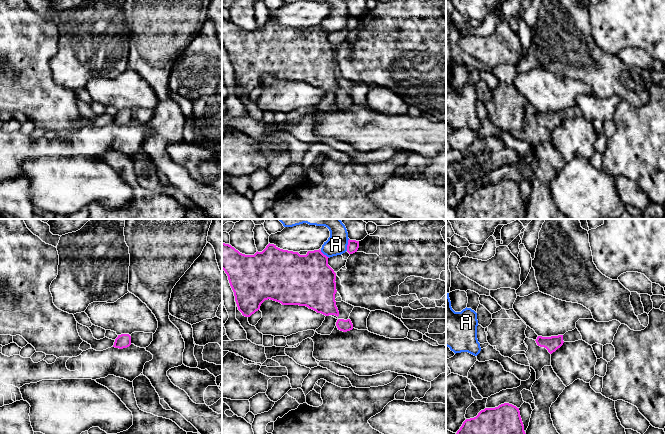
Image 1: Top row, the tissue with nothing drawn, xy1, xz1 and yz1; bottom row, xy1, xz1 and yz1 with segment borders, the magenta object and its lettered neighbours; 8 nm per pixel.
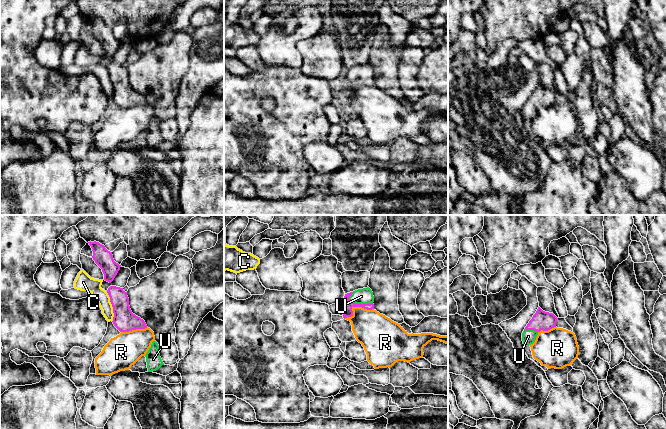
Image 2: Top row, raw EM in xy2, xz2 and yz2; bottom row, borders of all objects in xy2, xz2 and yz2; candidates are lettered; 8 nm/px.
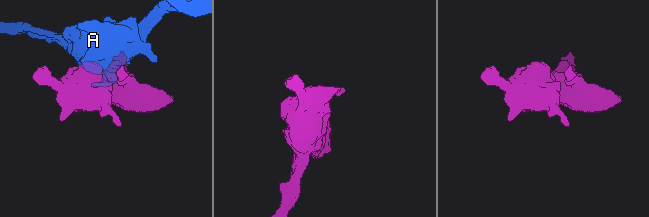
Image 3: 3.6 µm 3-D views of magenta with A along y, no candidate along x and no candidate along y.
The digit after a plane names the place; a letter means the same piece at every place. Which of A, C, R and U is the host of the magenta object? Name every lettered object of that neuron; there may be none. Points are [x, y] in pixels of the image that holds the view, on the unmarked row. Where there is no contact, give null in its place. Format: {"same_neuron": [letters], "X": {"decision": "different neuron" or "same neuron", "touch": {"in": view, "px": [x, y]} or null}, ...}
{"same_neuron": ["U"], "A": {"decision": "different neuron", "touch": {"in": "xz1", "px": [347, 21]}}, "C": {"decision": "different neuron", "touch": {"in": "xy2", "px": [112, 82]}}, "R": {"decision": "different neuron", "touch": {"in": "xz2", "px": [355, 82]}}, "U": {"decision": "same neuron", "touch": {"in": "xz2", "px": [360, 80]}}}

